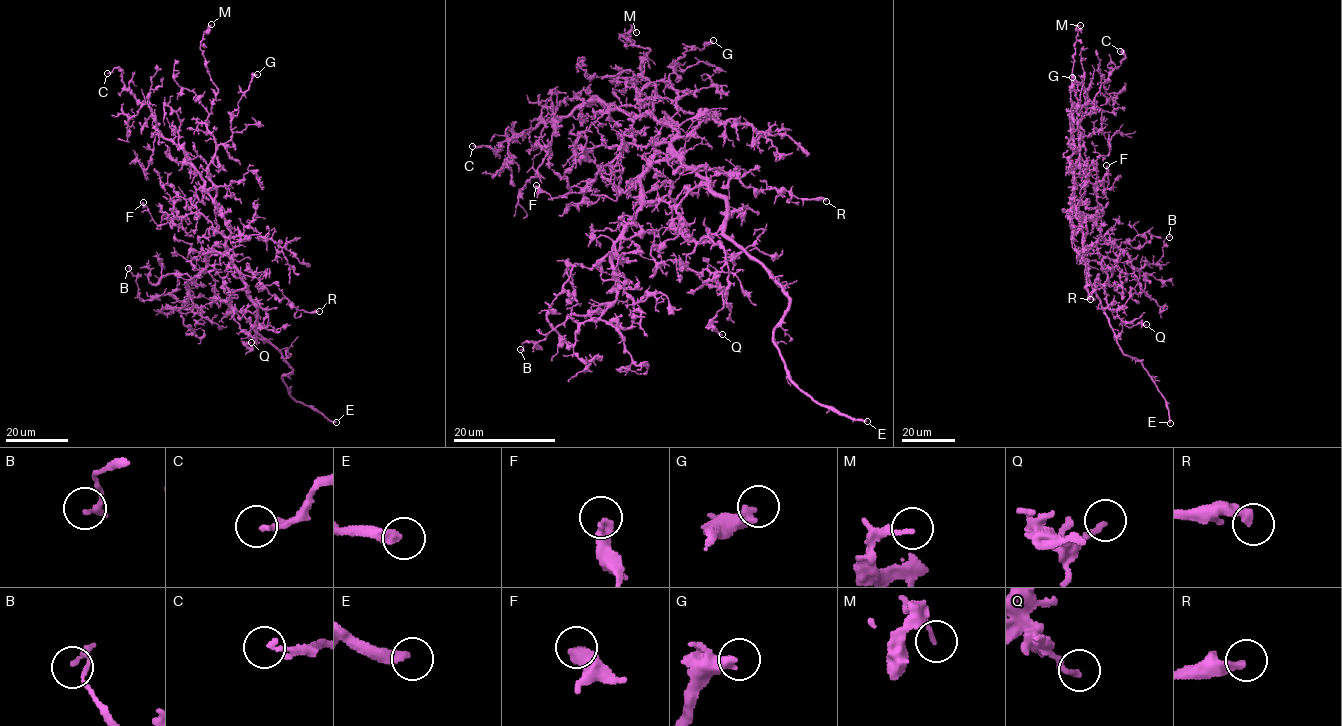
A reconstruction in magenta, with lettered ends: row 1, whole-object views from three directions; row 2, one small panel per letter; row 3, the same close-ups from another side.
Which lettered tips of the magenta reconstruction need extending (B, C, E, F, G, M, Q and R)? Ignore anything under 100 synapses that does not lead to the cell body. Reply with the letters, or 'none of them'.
E

